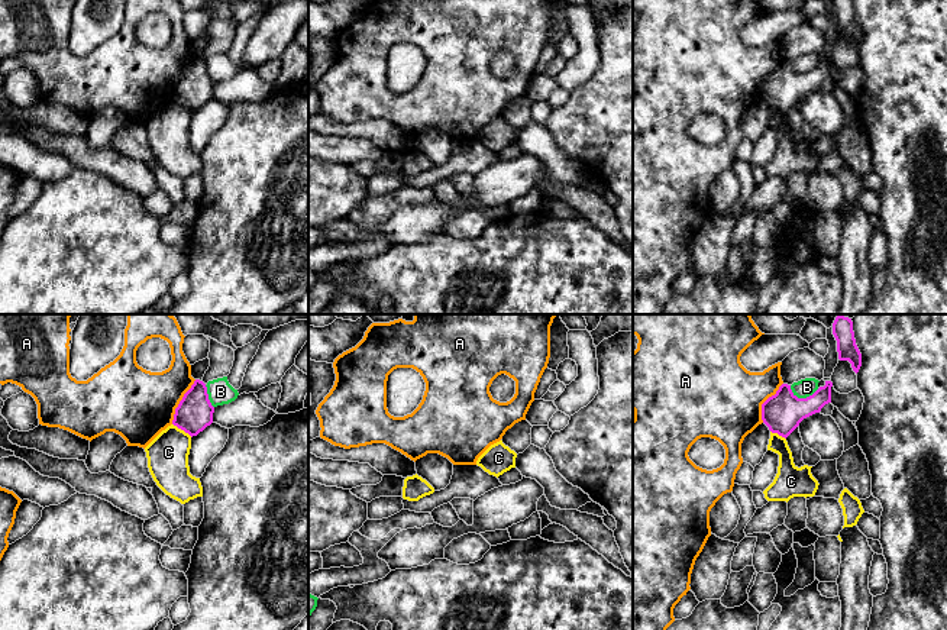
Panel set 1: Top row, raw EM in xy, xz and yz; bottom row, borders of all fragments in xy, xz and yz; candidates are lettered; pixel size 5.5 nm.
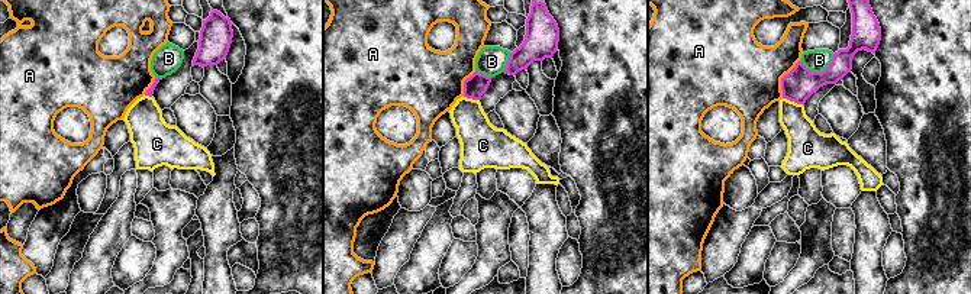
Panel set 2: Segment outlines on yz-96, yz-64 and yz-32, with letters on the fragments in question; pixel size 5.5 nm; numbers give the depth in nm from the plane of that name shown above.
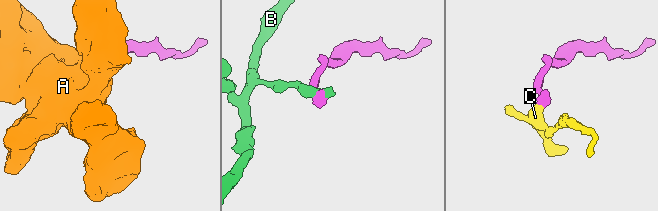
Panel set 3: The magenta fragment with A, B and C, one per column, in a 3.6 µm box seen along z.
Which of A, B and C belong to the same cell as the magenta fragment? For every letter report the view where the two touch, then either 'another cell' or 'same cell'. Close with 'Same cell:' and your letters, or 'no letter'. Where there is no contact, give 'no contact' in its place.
A: meets magenta in xy; another cell
B: meets magenta in yz; another cell
C: meets magenta in xy; another cell
Same cell: no letter

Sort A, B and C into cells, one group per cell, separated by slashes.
A / B / C

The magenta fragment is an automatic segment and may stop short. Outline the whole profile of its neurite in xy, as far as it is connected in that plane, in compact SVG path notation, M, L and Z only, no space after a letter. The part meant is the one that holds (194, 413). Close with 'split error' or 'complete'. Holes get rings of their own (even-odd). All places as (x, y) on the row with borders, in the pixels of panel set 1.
M195 379L175 408L172 424L193 437L213 423L213 413L206 384Z; complete

